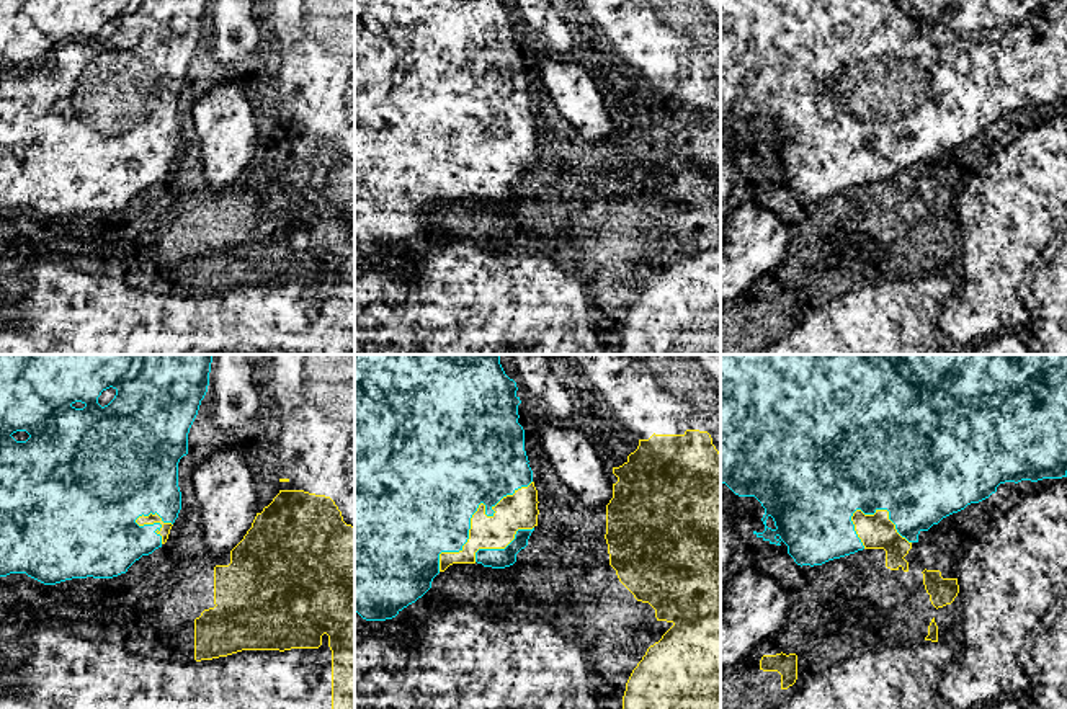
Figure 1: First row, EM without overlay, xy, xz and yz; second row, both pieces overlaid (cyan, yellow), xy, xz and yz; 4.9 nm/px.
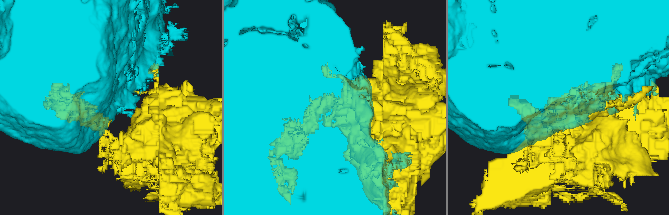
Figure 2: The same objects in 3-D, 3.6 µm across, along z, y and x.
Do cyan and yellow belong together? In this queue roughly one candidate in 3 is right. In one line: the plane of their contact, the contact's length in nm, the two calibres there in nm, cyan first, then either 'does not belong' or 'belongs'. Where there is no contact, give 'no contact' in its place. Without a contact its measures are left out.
xz | 650 nm | 500/180 nm | does not belong

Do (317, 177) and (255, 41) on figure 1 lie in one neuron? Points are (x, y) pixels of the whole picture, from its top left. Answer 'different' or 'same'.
different

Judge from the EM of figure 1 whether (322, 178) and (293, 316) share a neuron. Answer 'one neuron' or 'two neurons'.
one neuron

